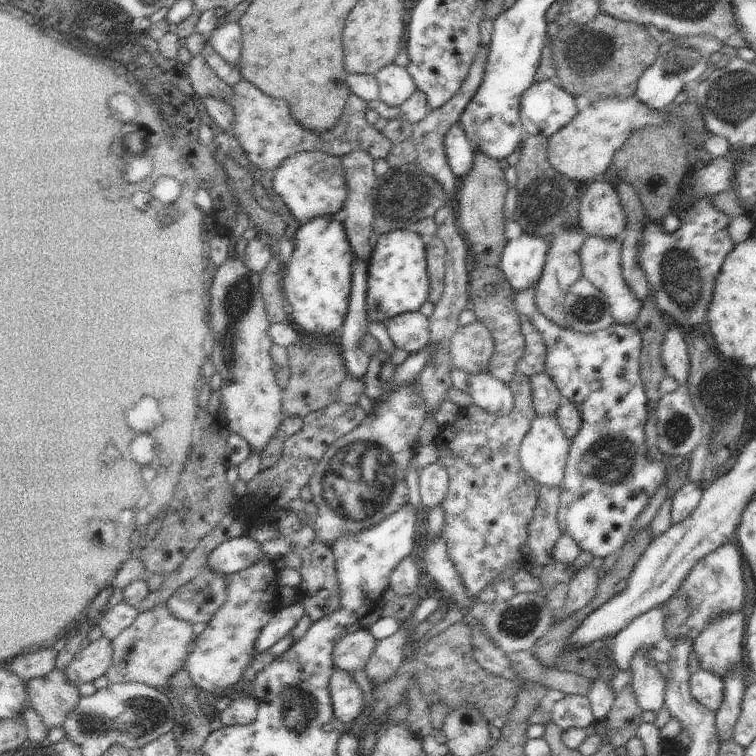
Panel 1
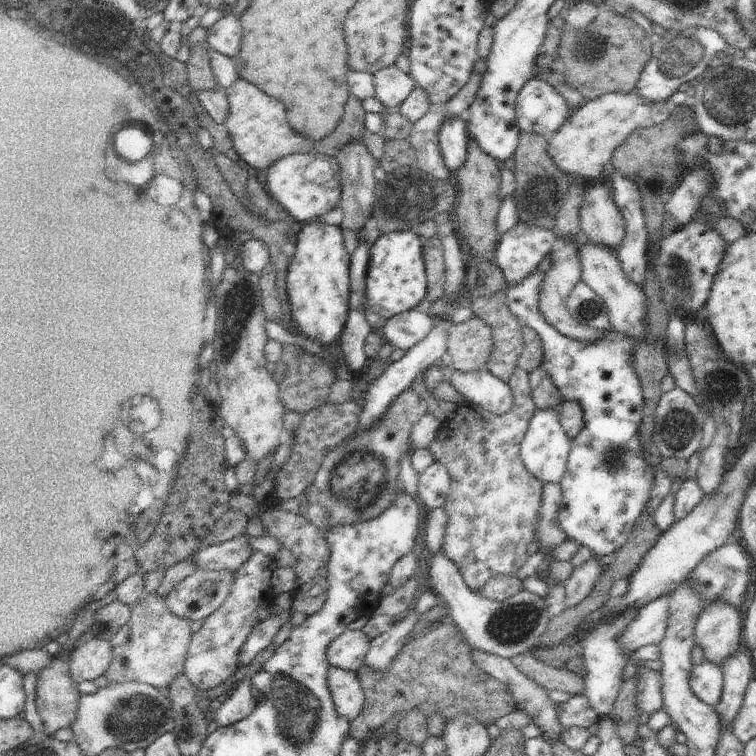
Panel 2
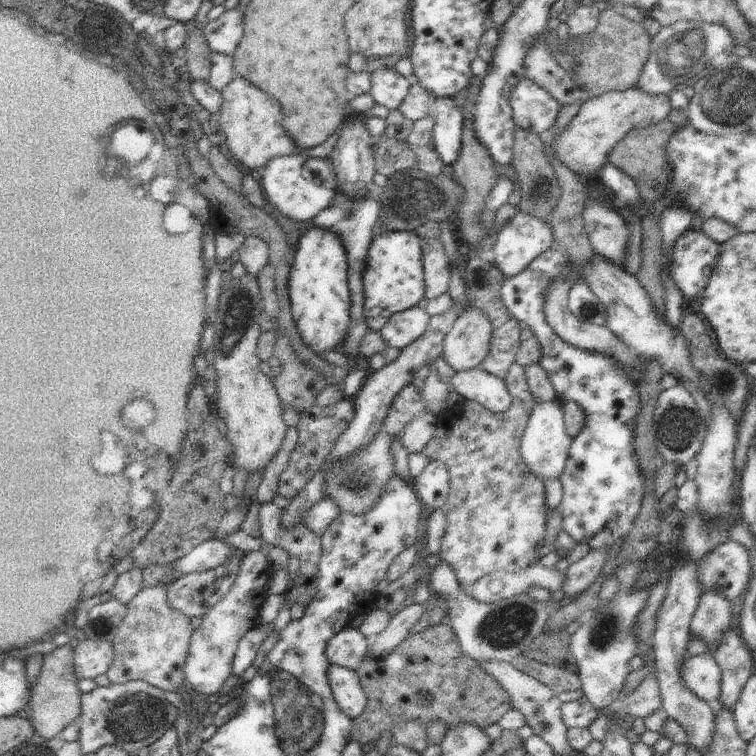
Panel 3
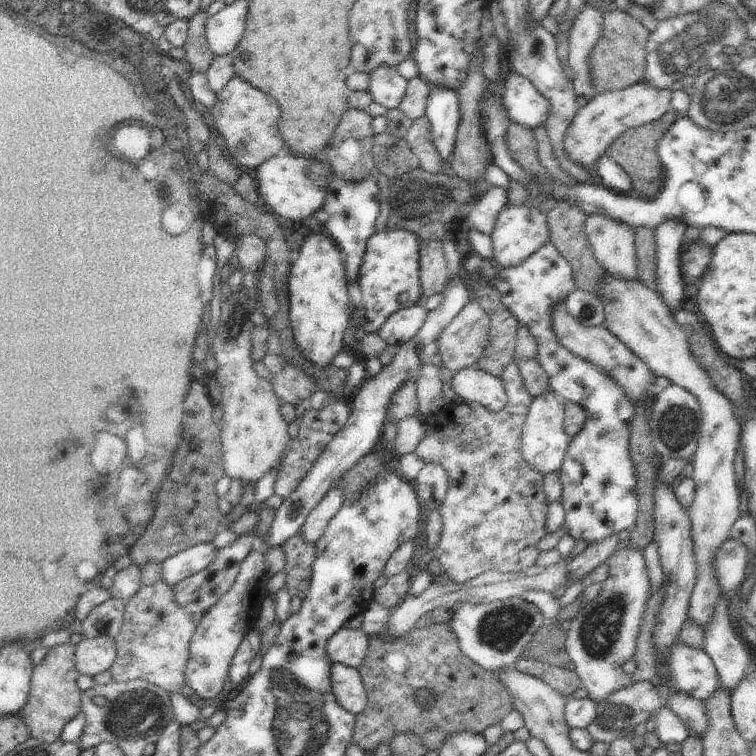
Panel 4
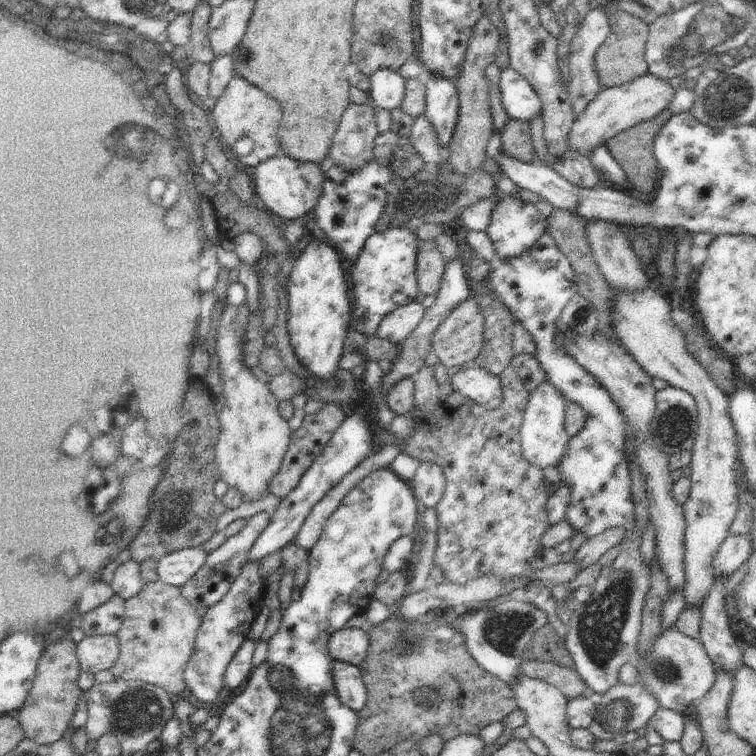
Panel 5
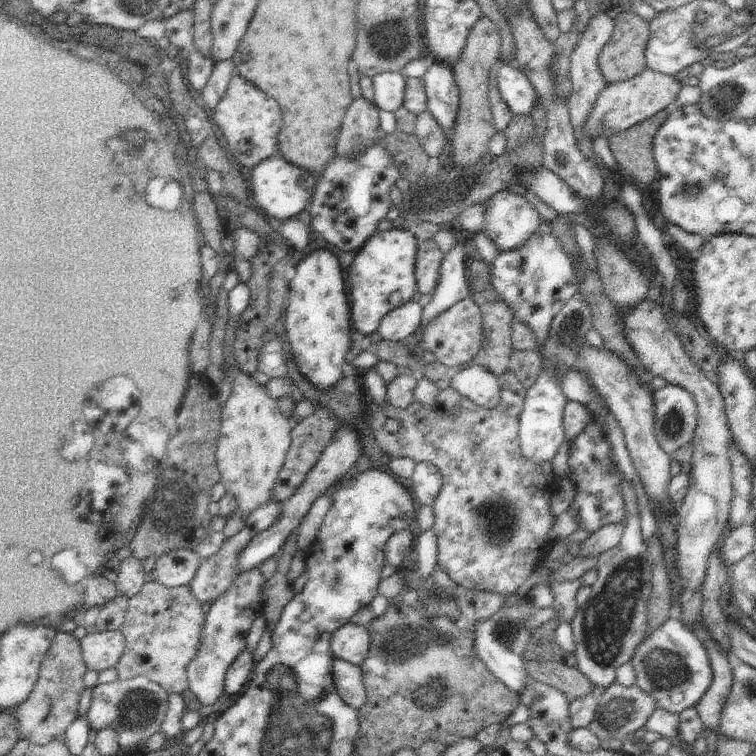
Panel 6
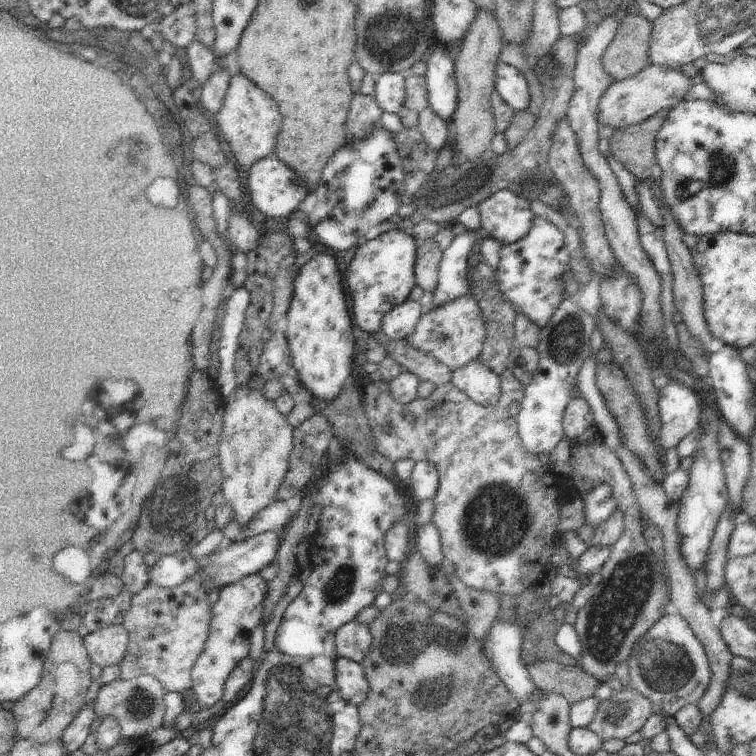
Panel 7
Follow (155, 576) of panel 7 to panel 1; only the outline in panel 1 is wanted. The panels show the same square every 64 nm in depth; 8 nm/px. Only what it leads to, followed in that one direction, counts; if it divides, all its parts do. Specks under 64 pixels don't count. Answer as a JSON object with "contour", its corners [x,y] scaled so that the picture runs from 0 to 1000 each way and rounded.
{"contour":[[[331,708],[310,710],[294,717],[275,734],[275,753],[295,761],[307,759],[336,749],[349,738],[345,718]]]}

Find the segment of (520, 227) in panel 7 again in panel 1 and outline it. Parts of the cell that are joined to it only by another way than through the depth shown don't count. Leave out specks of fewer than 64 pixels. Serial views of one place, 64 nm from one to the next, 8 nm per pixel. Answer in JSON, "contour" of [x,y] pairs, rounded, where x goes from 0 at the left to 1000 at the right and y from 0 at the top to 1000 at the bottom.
{"contour":[[[692,308],[685,316],[672,316],[659,353],[669,368],[675,386],[687,388],[708,381],[730,315],[709,315]]]}

